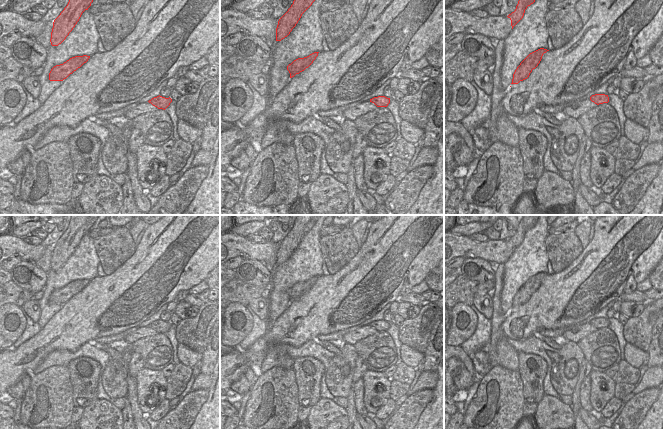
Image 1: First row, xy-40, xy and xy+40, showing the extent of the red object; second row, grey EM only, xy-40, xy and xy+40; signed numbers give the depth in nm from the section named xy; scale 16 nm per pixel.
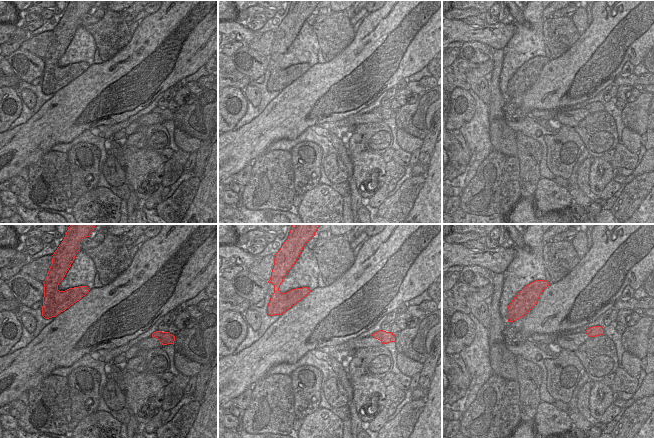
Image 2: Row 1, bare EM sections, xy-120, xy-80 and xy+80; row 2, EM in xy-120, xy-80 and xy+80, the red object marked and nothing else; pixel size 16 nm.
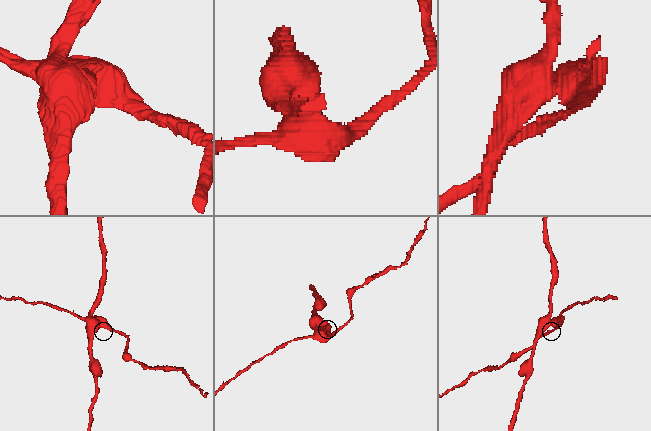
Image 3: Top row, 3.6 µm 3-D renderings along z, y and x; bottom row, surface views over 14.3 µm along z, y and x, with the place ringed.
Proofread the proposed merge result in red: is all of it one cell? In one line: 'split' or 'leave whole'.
split

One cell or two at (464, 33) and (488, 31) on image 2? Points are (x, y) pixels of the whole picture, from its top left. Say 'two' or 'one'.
one

